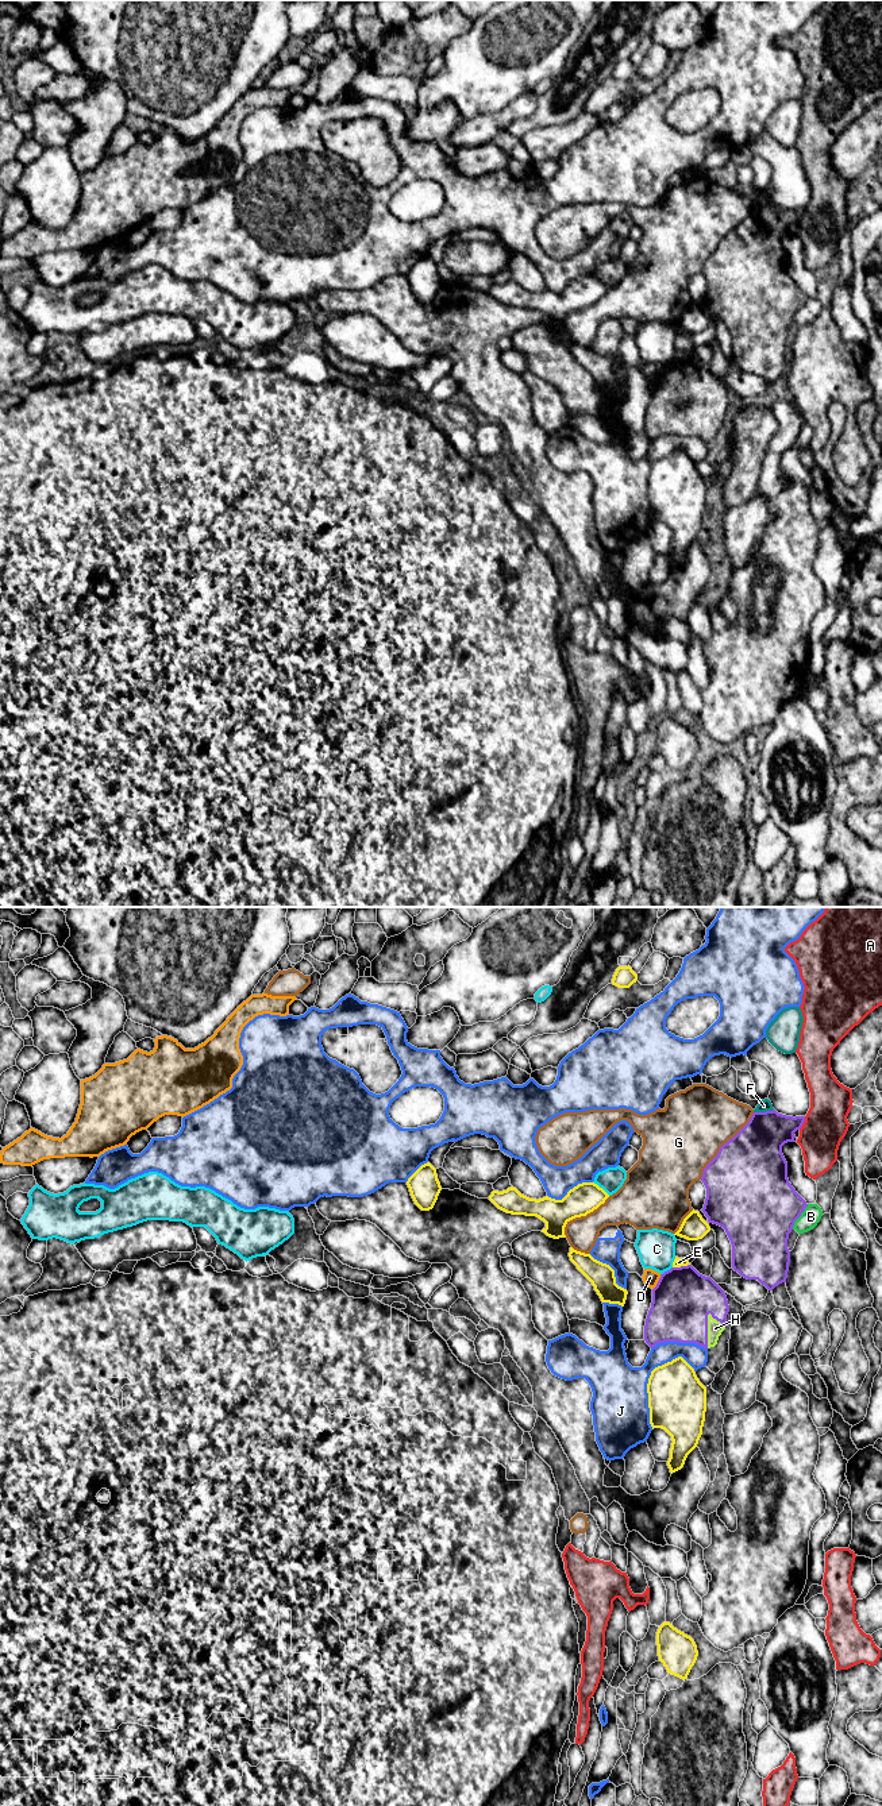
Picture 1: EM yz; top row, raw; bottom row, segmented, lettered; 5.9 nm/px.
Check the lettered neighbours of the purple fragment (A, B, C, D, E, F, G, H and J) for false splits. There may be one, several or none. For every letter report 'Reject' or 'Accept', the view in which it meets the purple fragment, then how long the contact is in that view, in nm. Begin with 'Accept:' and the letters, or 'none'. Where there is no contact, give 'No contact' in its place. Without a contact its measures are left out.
Accept: H
A: Reject. Touches purple in yz. Shared border 90 nm
B: Reject. Touches purple in yz. Shared border 180 nm
C: Reject. Touches purple in yz. Shared border 90 nm
D: Reject. Touches purple in yz. Shared border 110 nm
E: Reject. Touches purple in yz. Shared border 110 nm
F: Reject. Touches purple in yz. Shared border 120 nm
G: Reject. Touches purple in yz. Shared border 500 nm
H: Accept. Touches purple in yz. Shared border 220 nm
J: Reject. Touches purple in yz. Shared border 340 nm

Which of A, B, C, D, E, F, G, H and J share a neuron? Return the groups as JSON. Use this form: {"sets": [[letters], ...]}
{"sets": [["A"], ["B"], ["C"], ["D"], ["E"], ["F"], ["G"], ["H"], ["J"]]}

